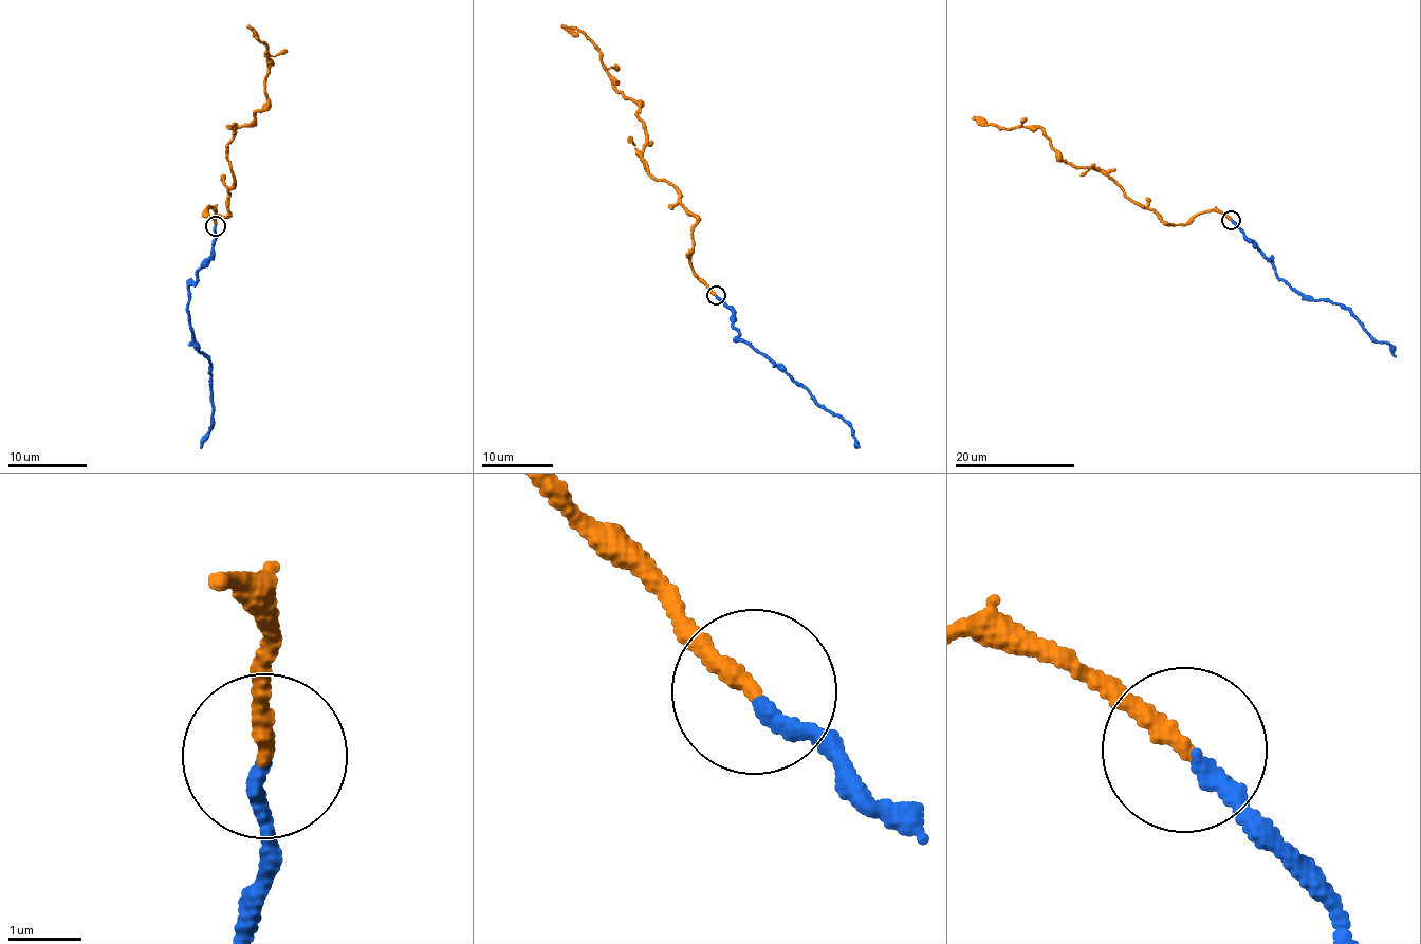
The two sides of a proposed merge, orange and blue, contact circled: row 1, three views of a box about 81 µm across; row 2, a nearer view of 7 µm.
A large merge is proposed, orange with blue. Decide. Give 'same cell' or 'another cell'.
same cell

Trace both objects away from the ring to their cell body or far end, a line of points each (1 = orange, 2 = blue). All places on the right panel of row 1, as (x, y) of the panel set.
1: (1232, 220), (1203, 210), (1184, 225), (1166, 224), (1101, 171), (1063, 161), (1039, 127), (985, 126), (972, 117)
2: (1232, 220), (1270, 259), (1277, 277), (1305, 295), (1344, 307), (1378, 340), (1387, 343), (1395, 356)

